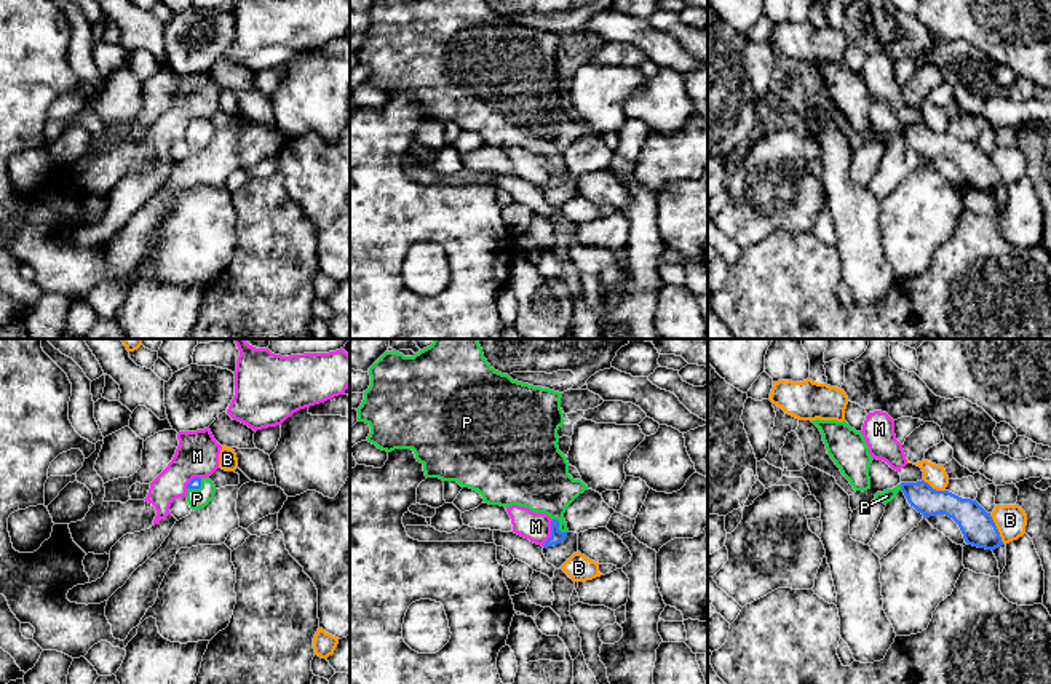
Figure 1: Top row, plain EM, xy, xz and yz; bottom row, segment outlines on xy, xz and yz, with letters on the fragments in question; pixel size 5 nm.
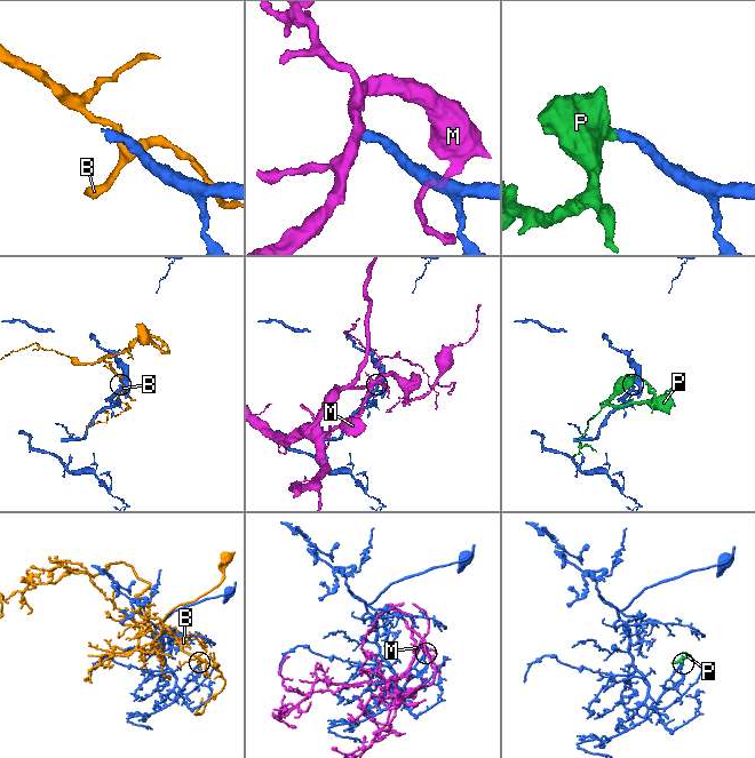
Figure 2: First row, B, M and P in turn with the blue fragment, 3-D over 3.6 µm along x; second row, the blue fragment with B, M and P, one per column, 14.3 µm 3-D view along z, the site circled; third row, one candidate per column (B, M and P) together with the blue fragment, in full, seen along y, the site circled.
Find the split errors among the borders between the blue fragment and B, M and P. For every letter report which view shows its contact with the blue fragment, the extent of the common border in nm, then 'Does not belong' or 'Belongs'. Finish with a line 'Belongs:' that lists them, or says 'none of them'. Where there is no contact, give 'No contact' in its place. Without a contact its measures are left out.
B: Touches blue in yz. Shared border 180 nm. Does not belong
M: Touches blue in xz. Shared border 150 nm. Does not belong
P: Touches blue in xz. Shared border 100 nm. Belongs
Belongs: P

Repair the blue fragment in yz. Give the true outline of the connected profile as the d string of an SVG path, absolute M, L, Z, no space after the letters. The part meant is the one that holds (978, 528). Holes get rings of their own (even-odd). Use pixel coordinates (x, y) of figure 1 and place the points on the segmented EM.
M901 483L893 489L875 494L875 500L885 505L891 502L896 494L902 491L910 507L914 507L923 518L946 515L952 518L968 545L995 550L1001 542L1000 532L990 516L976 500L962 499L949 491L936 491L928 483Z

